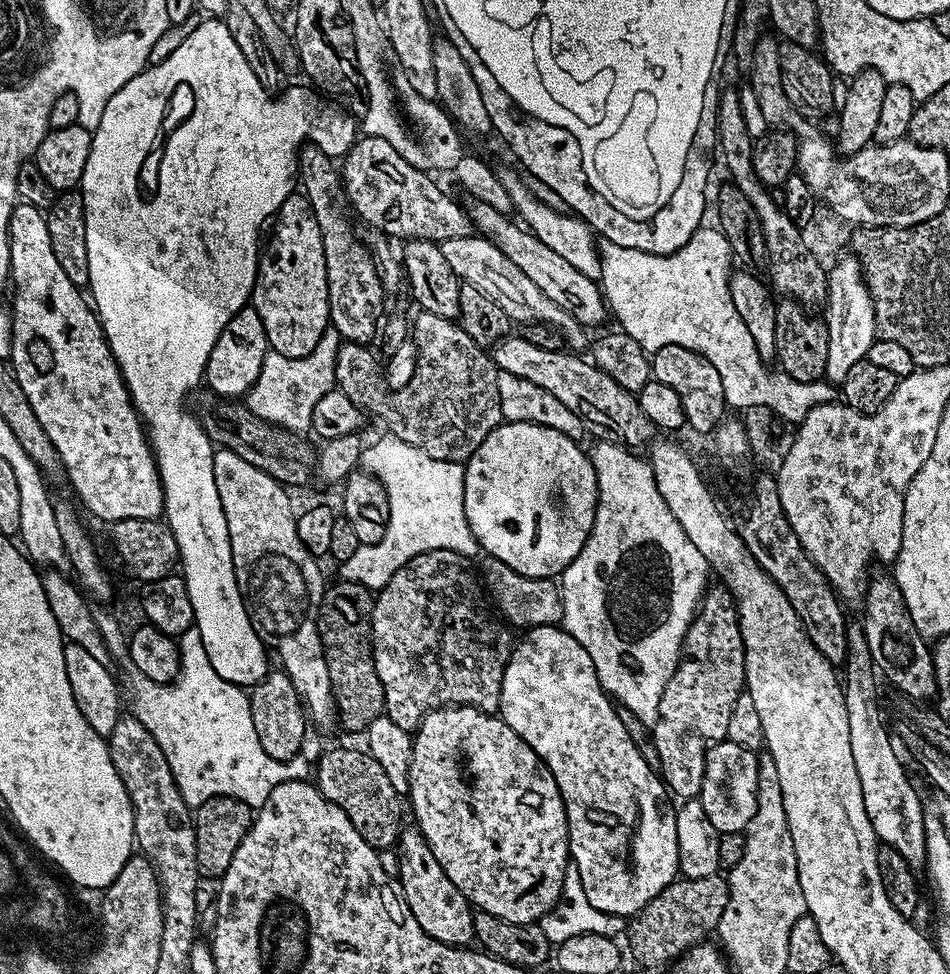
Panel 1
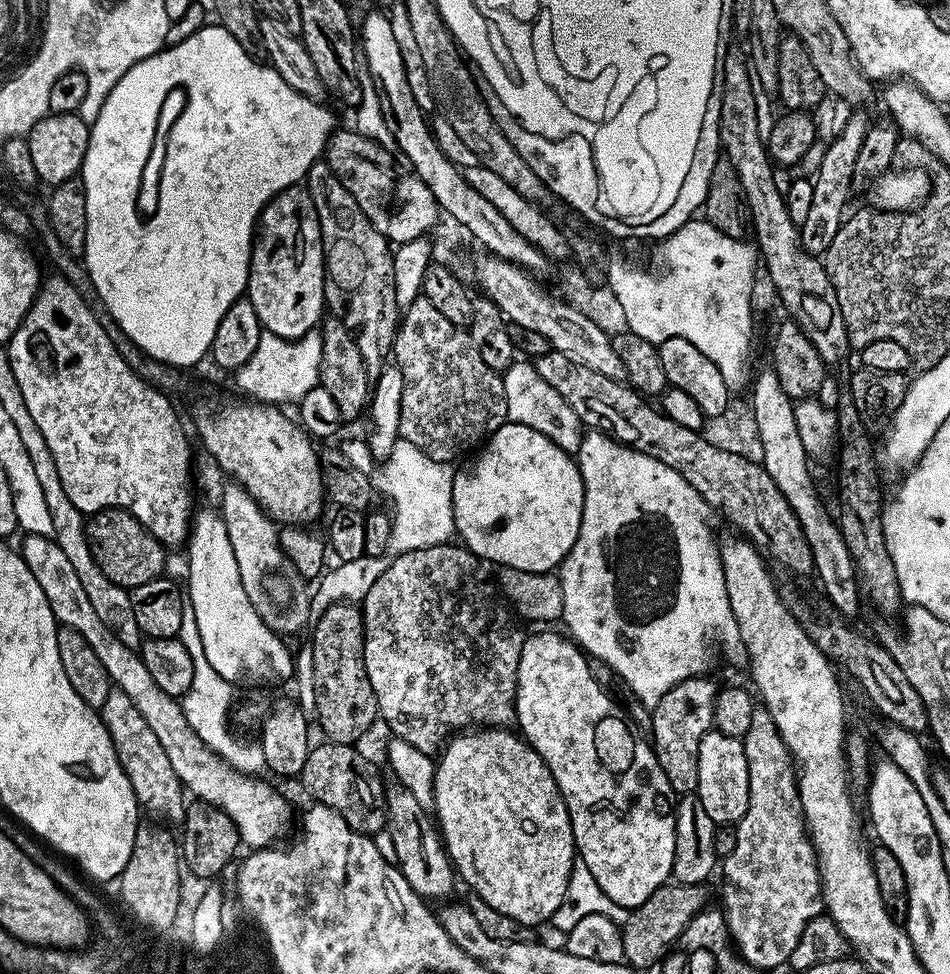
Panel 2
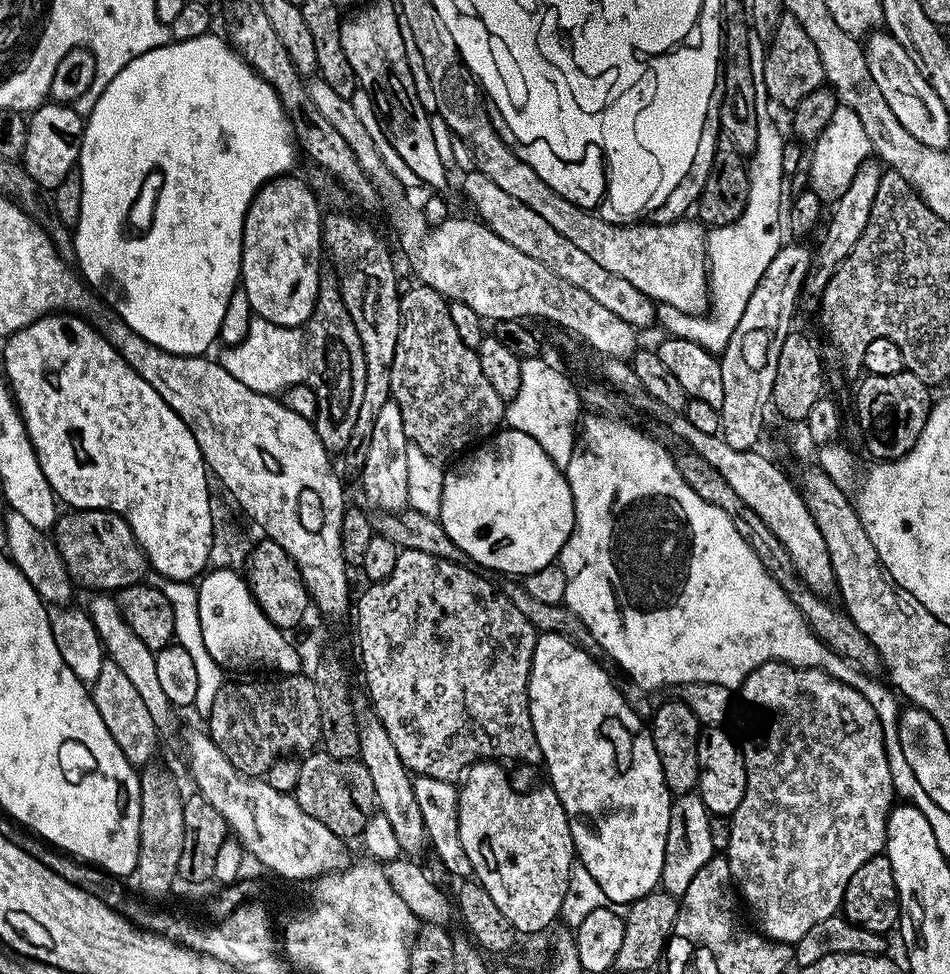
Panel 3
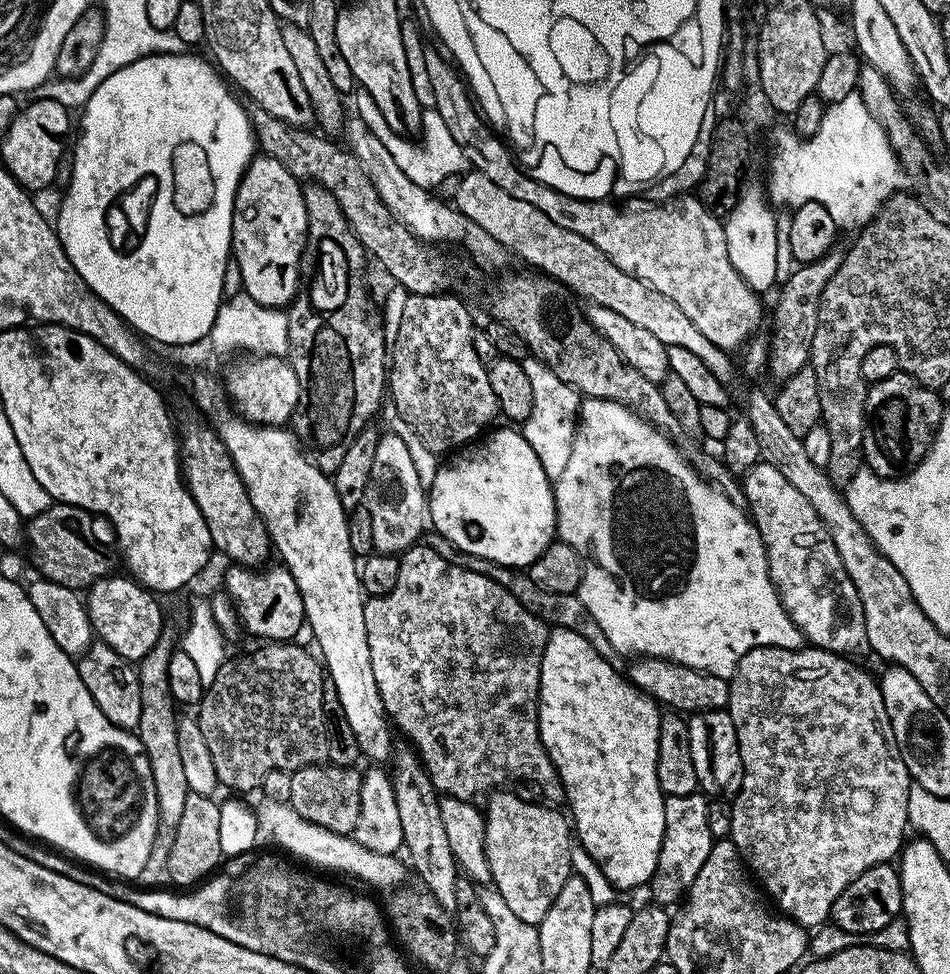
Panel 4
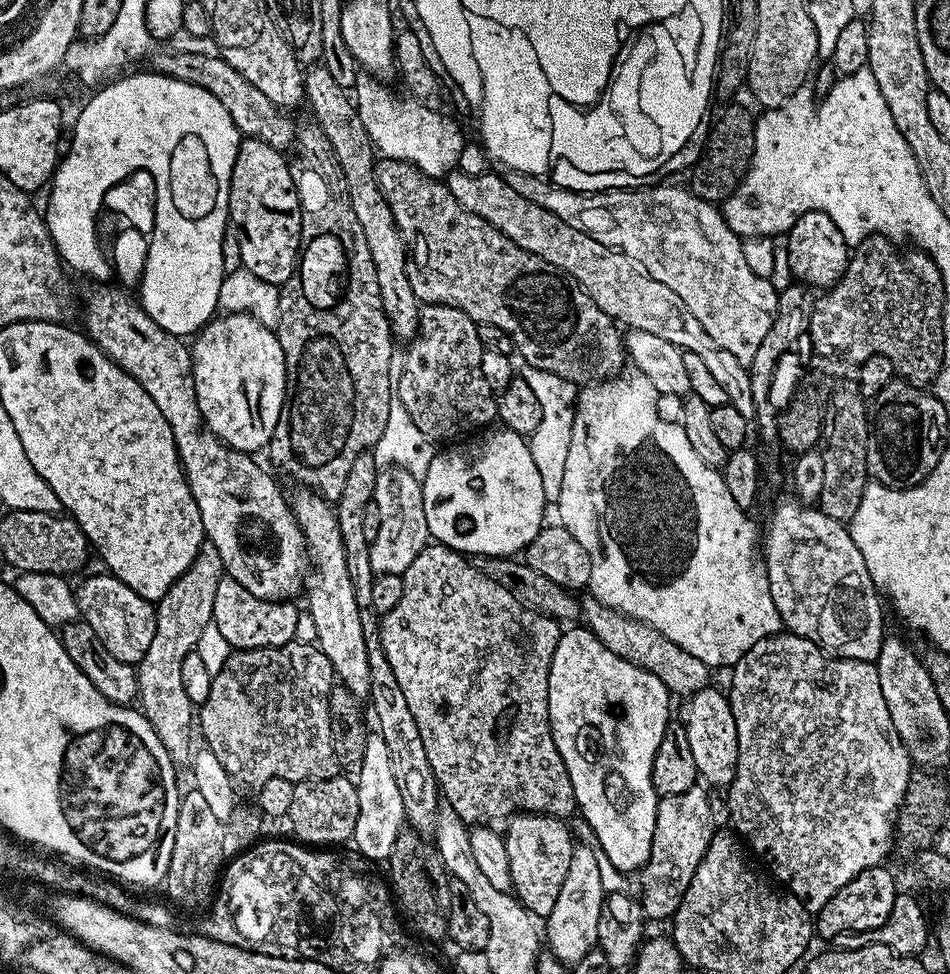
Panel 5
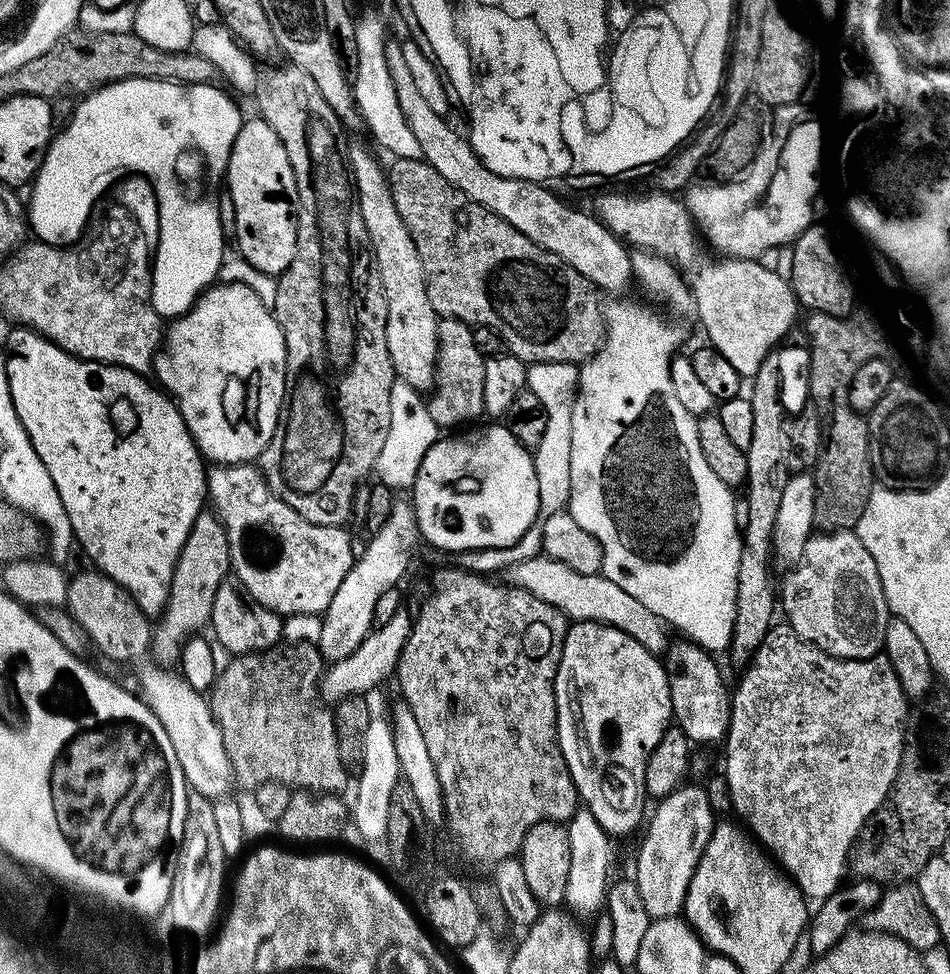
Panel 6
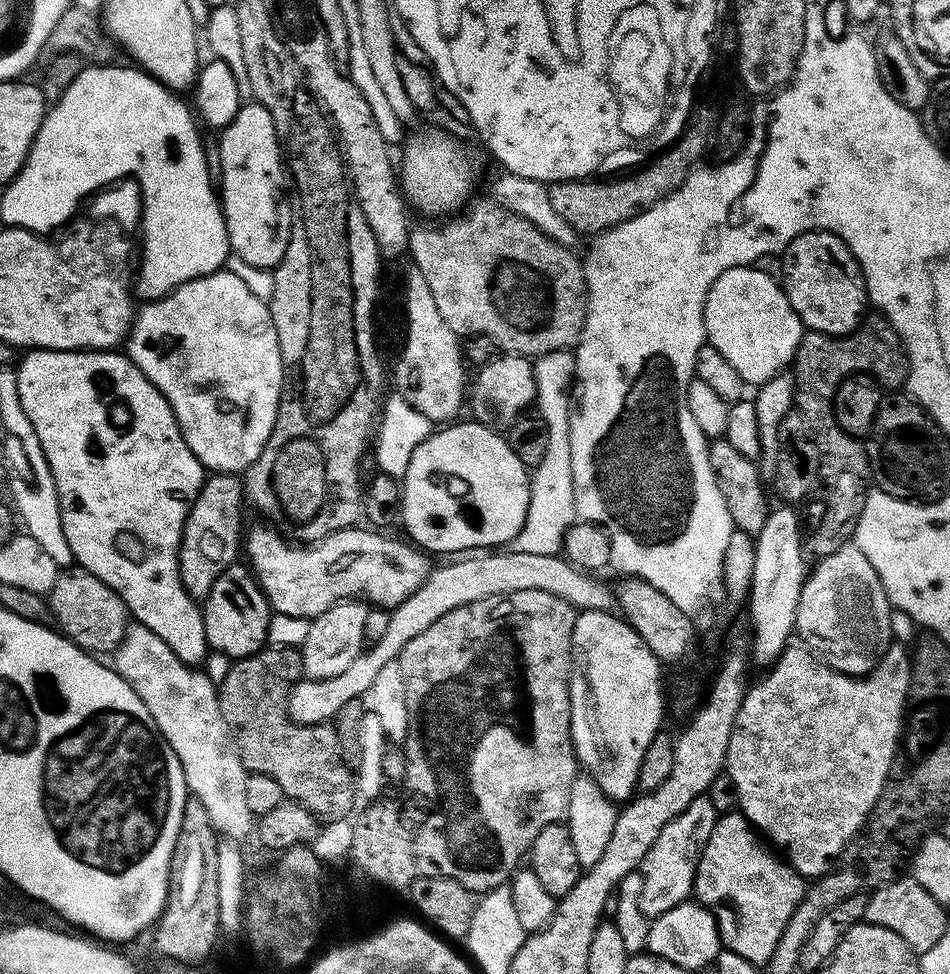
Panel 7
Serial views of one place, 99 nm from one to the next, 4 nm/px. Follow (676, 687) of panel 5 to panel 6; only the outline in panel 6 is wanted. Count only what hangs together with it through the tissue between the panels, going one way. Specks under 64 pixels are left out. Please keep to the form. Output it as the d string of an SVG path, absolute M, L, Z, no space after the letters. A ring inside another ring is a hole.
M541 554L510 565L506 576L511 587L526 590L534 594L534 598L542 598L542 602L557 608L569 621L593 620L612 626L630 634L634 642L642 642L646 650L657 654L663 653L670 643L670 637L664 633L664 621L658 619L650 610L646 610L646 606L642 606L638 598L626 594L622 586L614 586L614 582L610 582L603 574L578 574L578 570L570 570L570 566L562 566L562 562Z

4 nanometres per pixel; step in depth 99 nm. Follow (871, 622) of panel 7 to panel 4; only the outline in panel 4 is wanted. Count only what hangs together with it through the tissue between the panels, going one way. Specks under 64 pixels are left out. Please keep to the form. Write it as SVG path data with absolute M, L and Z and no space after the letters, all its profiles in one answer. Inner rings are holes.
M763 463L743 473L742 487L750 519L760 531L768 555L772 585L805 641L828 652L865 651L866 618L858 590L854 590L854 582L850 582L850 574L846 574L846 566L842 566L842 558L838 558L838 550L814 506L786 482L785 476Z

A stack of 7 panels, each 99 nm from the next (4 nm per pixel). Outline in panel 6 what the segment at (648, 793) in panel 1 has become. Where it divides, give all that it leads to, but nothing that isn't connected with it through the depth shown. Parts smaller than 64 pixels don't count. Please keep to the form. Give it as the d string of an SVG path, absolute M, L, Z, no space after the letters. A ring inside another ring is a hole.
M578 620L569 627L562 646L560 665L556 671L556 737L560 740L560 749L566 758L566 766L572 775L577 797L582 801L583 807L590 814L594 814L594 818L598 818L598 825L602 826L602 830L608 833L610 837L628 836L636 827L638 827L637 829L641 827L646 816L646 808L644 812L646 762L650 758L654 746L658 746L658 738L662 738L662 734L670 727L672 719L668 669L657 653L646 650L646 646L642 646L642 642L634 642L634 638L630 638L630 634L626 634L612 626L599 624L593 620Z

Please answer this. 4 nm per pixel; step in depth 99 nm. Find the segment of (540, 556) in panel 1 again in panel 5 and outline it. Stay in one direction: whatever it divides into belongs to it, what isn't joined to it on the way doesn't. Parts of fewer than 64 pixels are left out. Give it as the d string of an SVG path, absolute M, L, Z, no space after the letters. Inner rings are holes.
M492 426L473 435L471 439L473 440L469 444L456 442L452 444L453 448L448 448L445 452L437 451L422 479L428 535L435 543L444 544L469 557L515 557L523 553L530 542L534 542L534 538L546 524L542 474L538 474L538 466L534 466L528 440L508 427Z

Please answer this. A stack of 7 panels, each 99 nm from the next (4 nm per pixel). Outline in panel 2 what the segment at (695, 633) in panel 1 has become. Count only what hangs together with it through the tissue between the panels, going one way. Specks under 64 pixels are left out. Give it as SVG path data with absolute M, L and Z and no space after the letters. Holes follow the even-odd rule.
M703 675L678 682L678 686L669 690L651 709L653 732L650 743L662 766L662 774L666 774L666 782L670 782L676 794L695 793L698 786L698 746L704 735L713 731L716 719L718 684L708 679L712 678Z

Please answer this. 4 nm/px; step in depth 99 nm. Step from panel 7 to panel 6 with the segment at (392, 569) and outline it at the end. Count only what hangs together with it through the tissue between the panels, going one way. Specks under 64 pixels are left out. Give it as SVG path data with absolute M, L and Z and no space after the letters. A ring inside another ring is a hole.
M255 463L217 464L206 472L206 496L230 542L231 571L240 587L285 618L325 613L354 561L347 527L306 522L270 490Z

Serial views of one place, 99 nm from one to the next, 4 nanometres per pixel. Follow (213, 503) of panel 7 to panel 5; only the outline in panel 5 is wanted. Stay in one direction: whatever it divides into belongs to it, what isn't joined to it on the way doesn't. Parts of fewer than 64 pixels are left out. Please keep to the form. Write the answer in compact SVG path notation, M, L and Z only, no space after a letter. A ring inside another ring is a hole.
M205 543L194 562L166 590L166 594L155 605L156 629L150 641L150 650L140 659L136 668L136 686L138 689L138 708L154 726L158 738L162 738L162 746L170 754L174 762L187 761L188 734L194 730L194 706L190 698L186 698L186 690L182 686L182 662L186 654L197 651L204 631L209 631L214 614L214 598L218 591L218 582L225 575L222 554L212 544Z

